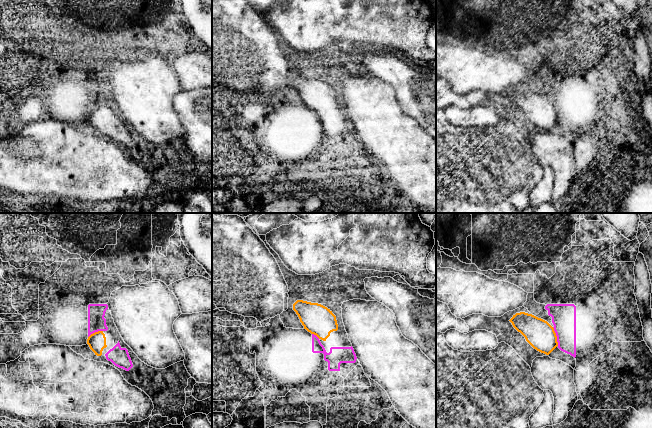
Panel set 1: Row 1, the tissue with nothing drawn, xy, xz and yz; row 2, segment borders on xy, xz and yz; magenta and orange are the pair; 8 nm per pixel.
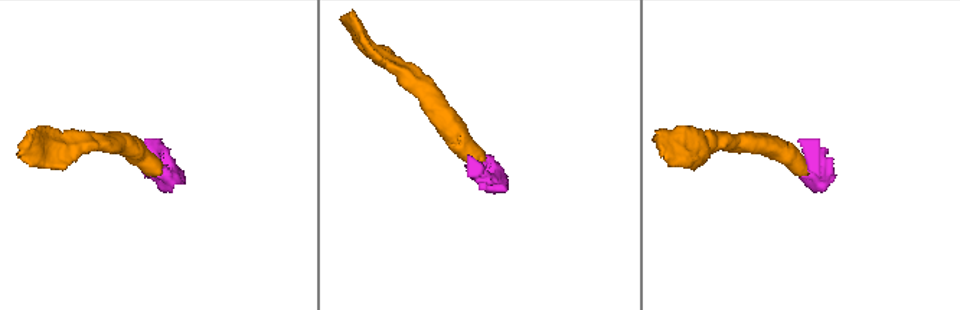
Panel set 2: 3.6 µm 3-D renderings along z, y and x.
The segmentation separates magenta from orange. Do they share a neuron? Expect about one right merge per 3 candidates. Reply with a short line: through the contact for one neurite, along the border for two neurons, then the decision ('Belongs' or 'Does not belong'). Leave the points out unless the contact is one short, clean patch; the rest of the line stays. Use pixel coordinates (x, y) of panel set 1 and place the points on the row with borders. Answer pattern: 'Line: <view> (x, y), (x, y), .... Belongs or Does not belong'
Line: yz (563, 316), (563, 328), (556, 335), (540, 335), (538, 333). Belongs

